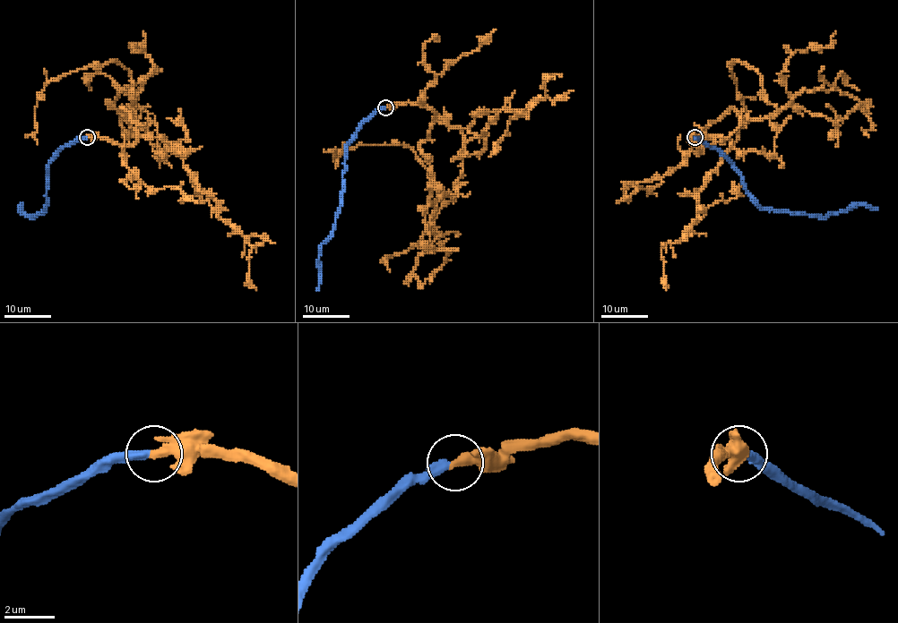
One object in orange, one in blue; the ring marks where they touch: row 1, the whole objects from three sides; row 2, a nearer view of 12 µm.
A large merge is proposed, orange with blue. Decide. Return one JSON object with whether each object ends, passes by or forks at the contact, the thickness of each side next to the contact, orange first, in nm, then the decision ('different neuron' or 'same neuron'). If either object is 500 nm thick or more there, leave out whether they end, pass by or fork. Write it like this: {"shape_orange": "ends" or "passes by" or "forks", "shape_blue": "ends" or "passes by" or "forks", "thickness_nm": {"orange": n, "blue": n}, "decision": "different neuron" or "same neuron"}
{"shape_orange": "ends", "shape_blue": "ends", "thickness_nm": {"orange": 440, "blue": 360}, "decision": "same neuron"}

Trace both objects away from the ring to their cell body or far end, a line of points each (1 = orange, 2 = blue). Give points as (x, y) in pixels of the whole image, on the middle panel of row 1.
1: (385, 107), (434, 110), (419, 144), (431, 189), (410, 148), (359, 144), (333, 159), (336, 148)
2: (385, 107), (375, 111), (348, 142), (341, 204), (332, 235), (321, 246), (317, 291)

